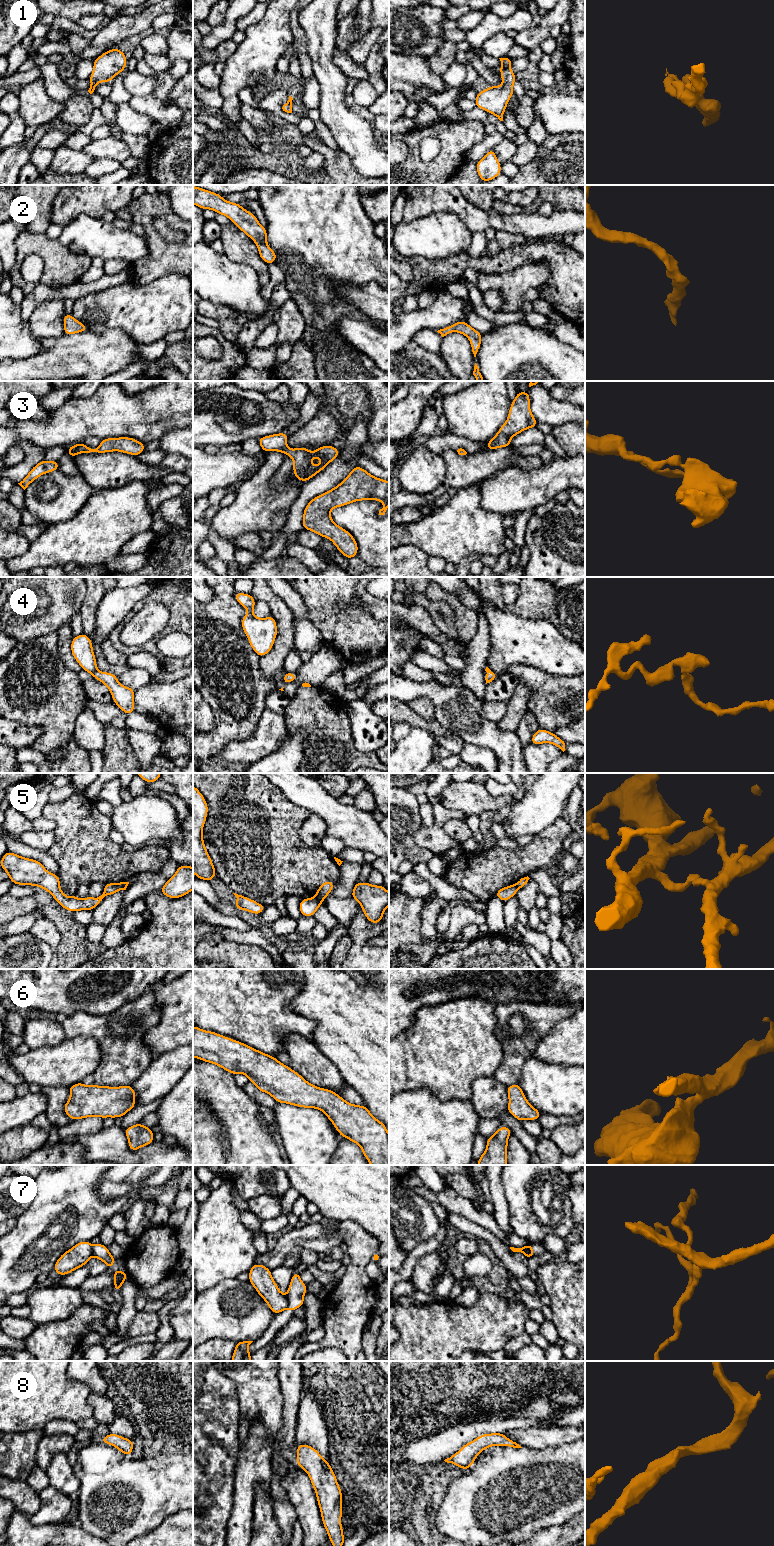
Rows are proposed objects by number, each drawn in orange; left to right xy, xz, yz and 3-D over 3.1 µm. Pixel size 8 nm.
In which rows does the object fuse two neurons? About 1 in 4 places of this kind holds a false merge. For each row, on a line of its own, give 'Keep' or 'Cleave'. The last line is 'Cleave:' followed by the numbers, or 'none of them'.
1: Keep
2: Keep
3: Keep
4: Keep
5: Cleave
6: Keep
7: Cleave
8: Keep
Cleave: 5, 7

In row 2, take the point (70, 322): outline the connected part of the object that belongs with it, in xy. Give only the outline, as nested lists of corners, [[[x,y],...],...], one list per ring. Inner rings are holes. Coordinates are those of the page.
[[[65,314],[63,317],[64,335],[71,335],[79,332],[85,332],[88,327],[77,321],[72,315]]]

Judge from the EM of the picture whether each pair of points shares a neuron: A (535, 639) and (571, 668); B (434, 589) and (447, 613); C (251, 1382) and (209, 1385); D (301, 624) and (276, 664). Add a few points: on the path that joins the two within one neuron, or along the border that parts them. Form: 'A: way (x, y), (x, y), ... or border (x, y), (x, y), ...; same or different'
A: way (544, 647), (562, 659); same
B: border (424, 591), (430, 600), (445, 601), (455, 620); different
C: border (218, 1371), (232, 1381), (239, 1406); different
D: border (293, 618), (293, 642), (295, 646); different

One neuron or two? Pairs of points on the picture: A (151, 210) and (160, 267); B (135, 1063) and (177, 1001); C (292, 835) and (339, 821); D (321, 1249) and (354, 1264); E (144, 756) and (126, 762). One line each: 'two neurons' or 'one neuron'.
A: one neuron
B: two neurons
C: two neurons
D: two neurons
E: two neurons

